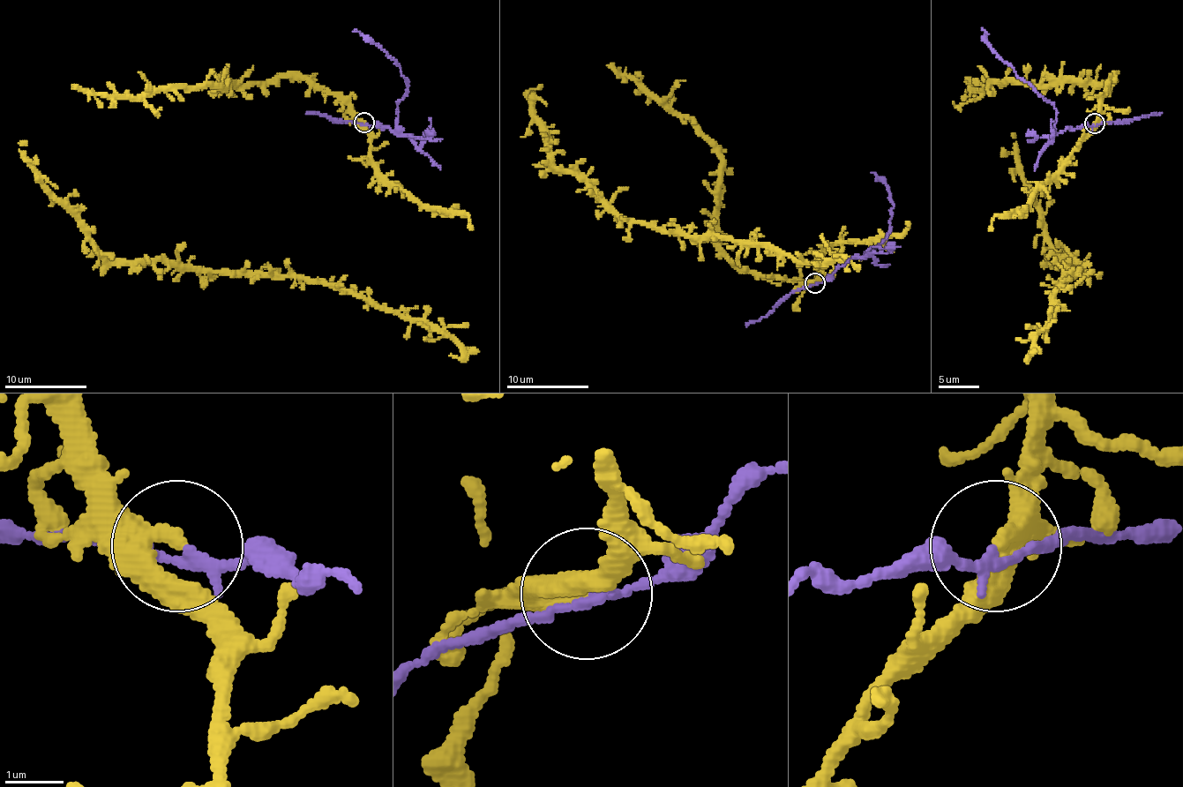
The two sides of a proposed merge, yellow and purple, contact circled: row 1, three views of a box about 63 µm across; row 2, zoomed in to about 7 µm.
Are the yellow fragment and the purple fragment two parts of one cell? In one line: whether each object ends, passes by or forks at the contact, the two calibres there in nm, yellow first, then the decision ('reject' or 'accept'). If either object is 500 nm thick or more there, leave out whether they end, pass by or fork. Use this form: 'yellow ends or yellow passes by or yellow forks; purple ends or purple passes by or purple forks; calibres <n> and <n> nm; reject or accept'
yellow ends; purple passes by; calibres 340 and 150 nm; reject

